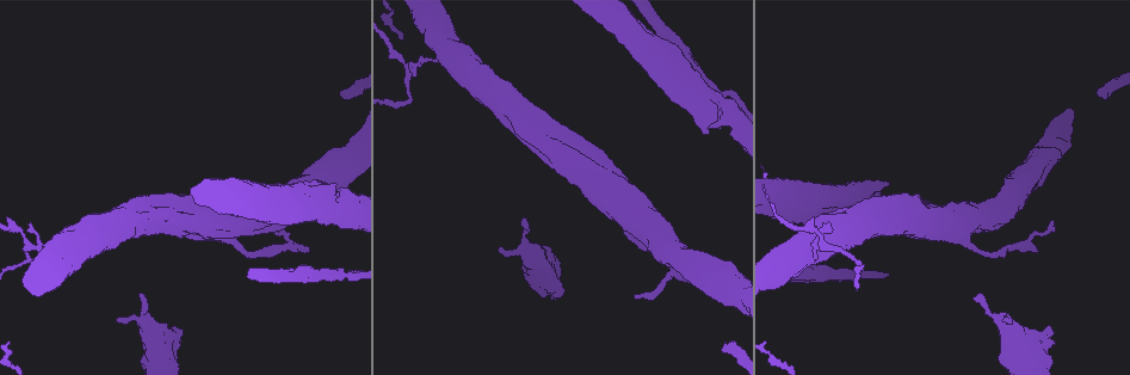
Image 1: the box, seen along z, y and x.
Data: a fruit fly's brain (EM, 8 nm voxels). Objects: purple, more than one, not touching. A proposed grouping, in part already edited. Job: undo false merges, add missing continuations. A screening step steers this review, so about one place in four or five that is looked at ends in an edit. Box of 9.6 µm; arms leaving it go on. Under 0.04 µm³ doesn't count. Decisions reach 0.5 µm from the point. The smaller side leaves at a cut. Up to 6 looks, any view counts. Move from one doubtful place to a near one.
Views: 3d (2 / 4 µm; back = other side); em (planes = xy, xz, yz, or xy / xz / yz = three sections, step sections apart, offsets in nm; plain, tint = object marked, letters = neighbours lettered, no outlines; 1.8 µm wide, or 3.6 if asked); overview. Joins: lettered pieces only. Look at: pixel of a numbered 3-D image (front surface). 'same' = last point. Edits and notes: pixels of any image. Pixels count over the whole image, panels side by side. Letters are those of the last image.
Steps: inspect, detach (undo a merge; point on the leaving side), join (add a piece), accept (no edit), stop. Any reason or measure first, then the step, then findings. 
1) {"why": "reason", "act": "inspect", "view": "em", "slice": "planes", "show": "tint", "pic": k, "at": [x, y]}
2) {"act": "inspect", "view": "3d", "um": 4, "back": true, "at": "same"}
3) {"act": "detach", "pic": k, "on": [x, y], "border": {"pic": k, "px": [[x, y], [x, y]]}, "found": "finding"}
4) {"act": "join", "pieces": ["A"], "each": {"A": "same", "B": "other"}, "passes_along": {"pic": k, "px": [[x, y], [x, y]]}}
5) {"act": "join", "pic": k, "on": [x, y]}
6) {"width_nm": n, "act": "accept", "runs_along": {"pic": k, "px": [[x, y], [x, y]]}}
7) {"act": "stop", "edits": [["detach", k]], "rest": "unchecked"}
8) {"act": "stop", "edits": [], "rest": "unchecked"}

{"why": "thin end", "act": "inspect", "view": "3d", "um": 2, "pic": 1, "at": [309, 249]}

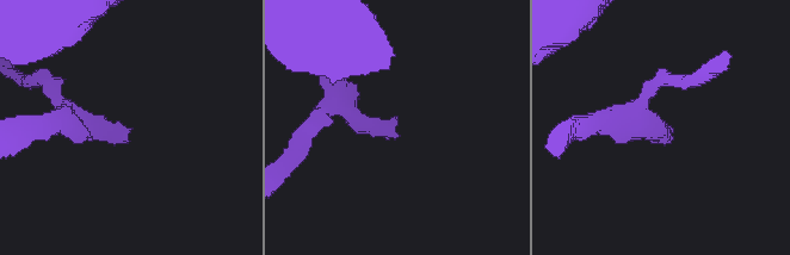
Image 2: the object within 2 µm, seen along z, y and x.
{"why": "shape alone is not enough", "act": "inspect", "view": "em", "slice": "xz", "step": 8, "show": "letters", "pic": 2, "at": [398, 135]}

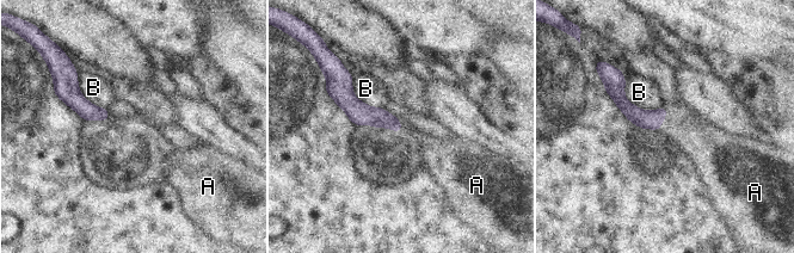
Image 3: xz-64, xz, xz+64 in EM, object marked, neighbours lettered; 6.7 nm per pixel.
{"why": "cut it another way", "act": "inspect", "view": "em", "slice": "planes", "show": "letters", "at": "same"}

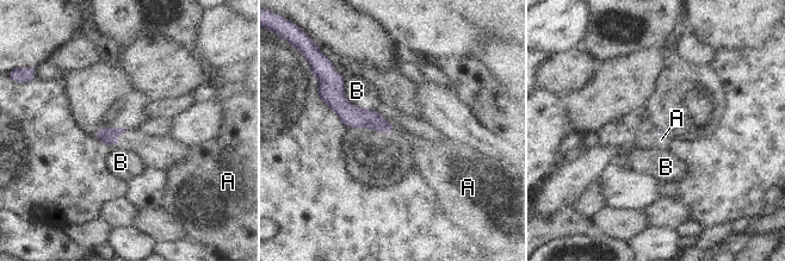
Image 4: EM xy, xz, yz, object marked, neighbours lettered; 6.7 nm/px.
{"act": "join", "pieces": ["A"], "each": {"A": "same", "B": "other"}, "found": "the neuron continues"}

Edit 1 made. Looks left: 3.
{"why": "redraw", "act": "inspect", "view": "overview"}

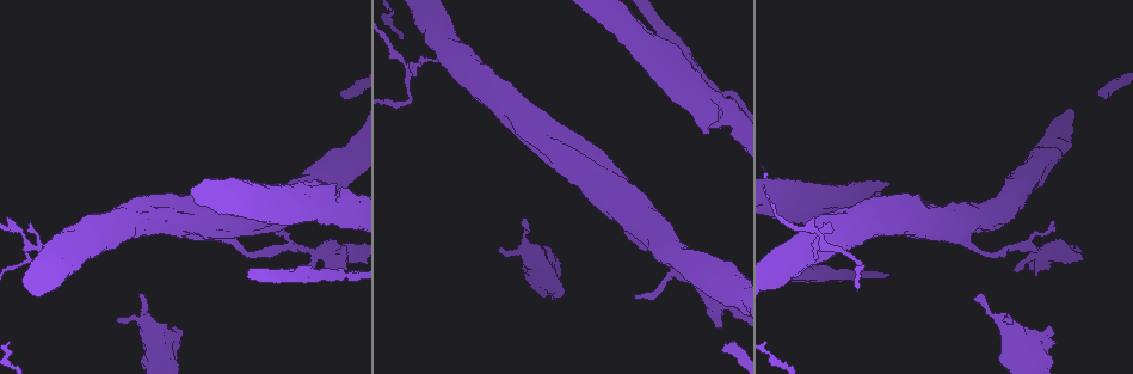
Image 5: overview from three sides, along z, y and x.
{"act": "inspect", "view": "3d", "um": 4, "pic": 5, "at": [886, 185]}

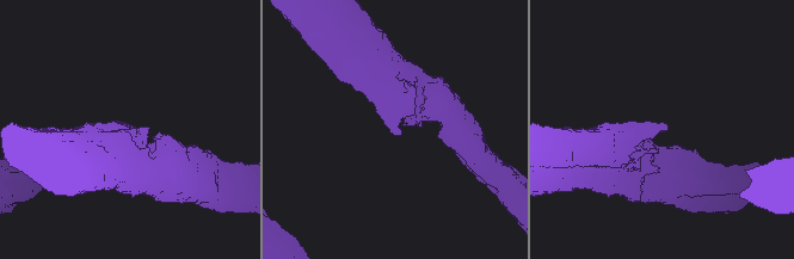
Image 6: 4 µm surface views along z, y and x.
{"act": "inspect", "view": "em", "slice": "planes", "show": "letters", "pic": 6, "at": [400, 133]}

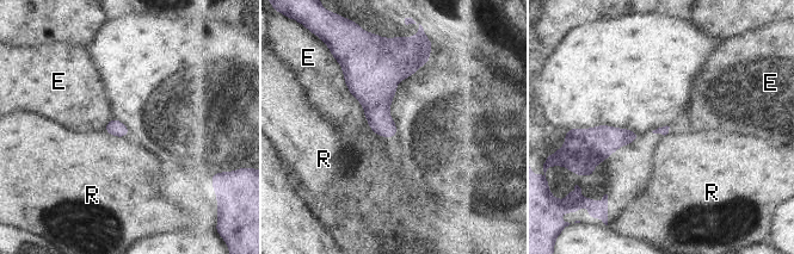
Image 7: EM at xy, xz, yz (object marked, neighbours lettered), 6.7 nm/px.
{"act": "accept", "each": {"E": "other", "R": "other"}, "border": {"pic": 7, "px": [[104, 129], [110, 134], [123, 137]]}, "found": "none of them fits"}

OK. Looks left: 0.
{"act": "stop", "edits": [["join", 4]], "rest": "unchecked"}

